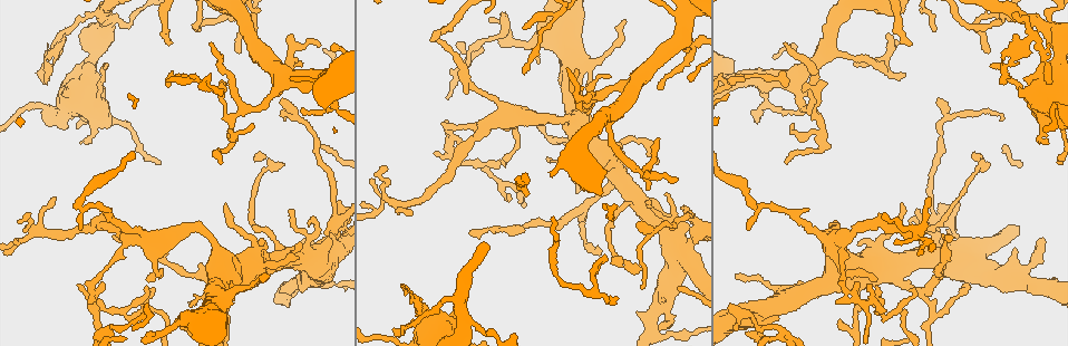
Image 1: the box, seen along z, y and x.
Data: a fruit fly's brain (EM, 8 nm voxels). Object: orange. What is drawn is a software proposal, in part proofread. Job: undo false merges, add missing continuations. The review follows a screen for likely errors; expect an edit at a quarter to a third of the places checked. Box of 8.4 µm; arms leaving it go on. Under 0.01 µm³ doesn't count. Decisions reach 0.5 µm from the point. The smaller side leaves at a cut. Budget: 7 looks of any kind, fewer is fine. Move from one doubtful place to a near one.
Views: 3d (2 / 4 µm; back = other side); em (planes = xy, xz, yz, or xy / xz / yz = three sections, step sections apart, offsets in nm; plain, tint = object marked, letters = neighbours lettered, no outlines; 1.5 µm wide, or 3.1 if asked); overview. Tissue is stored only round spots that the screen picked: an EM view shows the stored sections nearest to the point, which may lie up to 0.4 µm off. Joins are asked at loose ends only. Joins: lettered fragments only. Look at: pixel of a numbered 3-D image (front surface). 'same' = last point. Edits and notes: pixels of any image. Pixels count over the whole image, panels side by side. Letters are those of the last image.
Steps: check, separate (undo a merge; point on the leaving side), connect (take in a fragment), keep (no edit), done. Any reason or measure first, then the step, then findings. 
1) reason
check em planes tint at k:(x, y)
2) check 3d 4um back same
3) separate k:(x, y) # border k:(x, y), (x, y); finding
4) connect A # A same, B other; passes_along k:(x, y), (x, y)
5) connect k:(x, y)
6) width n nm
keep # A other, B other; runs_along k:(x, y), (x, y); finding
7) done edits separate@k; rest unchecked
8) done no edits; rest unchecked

tapers out
check 3d 4um at 1:(650, 189)

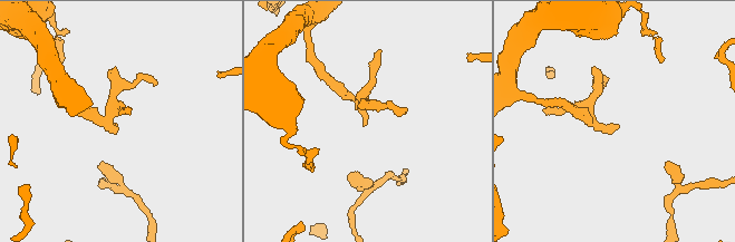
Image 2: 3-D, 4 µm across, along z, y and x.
now the EM
check em xz step 8 letters at 2:(617, 126)

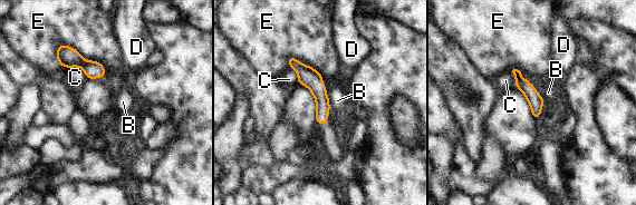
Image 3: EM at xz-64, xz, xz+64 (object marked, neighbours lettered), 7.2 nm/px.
cut it another way
check em planes letters same

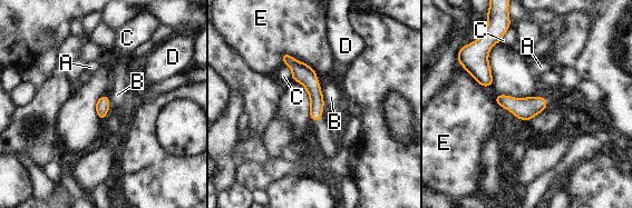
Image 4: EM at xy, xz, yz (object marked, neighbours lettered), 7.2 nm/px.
keep # A other, B other, C other, D other, E other; border 4:(321, 91), (324, 104); none of them fits

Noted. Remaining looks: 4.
thin end
check em xy step 4 tint at 1:(841, 319)

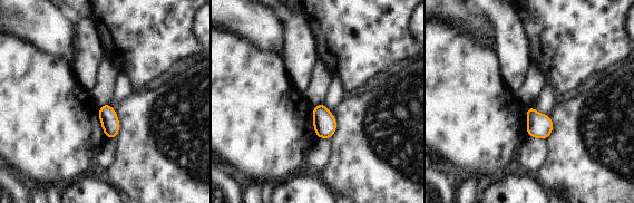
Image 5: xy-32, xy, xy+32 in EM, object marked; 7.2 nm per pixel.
check em planes letters same

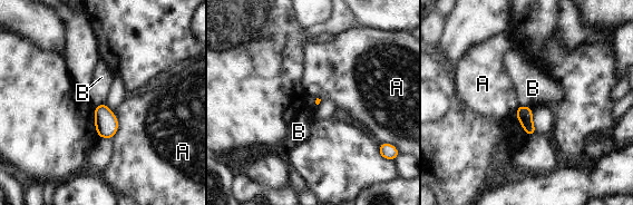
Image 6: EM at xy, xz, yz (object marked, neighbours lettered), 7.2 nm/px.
keep # A other, B other; border 6:(520, 105), (531, 107); no lettered fragment goes on from it

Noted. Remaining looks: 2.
an open end
check em xy step 4 plain at 1:(329, 235)

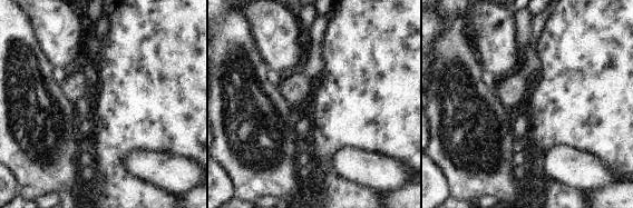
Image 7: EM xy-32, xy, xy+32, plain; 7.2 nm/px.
check em xy step 4 letters same

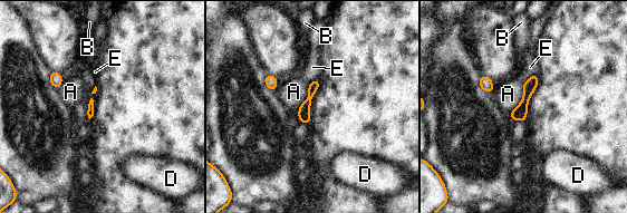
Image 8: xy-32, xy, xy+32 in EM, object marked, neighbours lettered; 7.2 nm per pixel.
keep # A other, B other, D other, E other; border 8:(522, 86), (521, 100), (508, 113); none of them fits

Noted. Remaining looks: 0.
done no edits; rest unchecked

